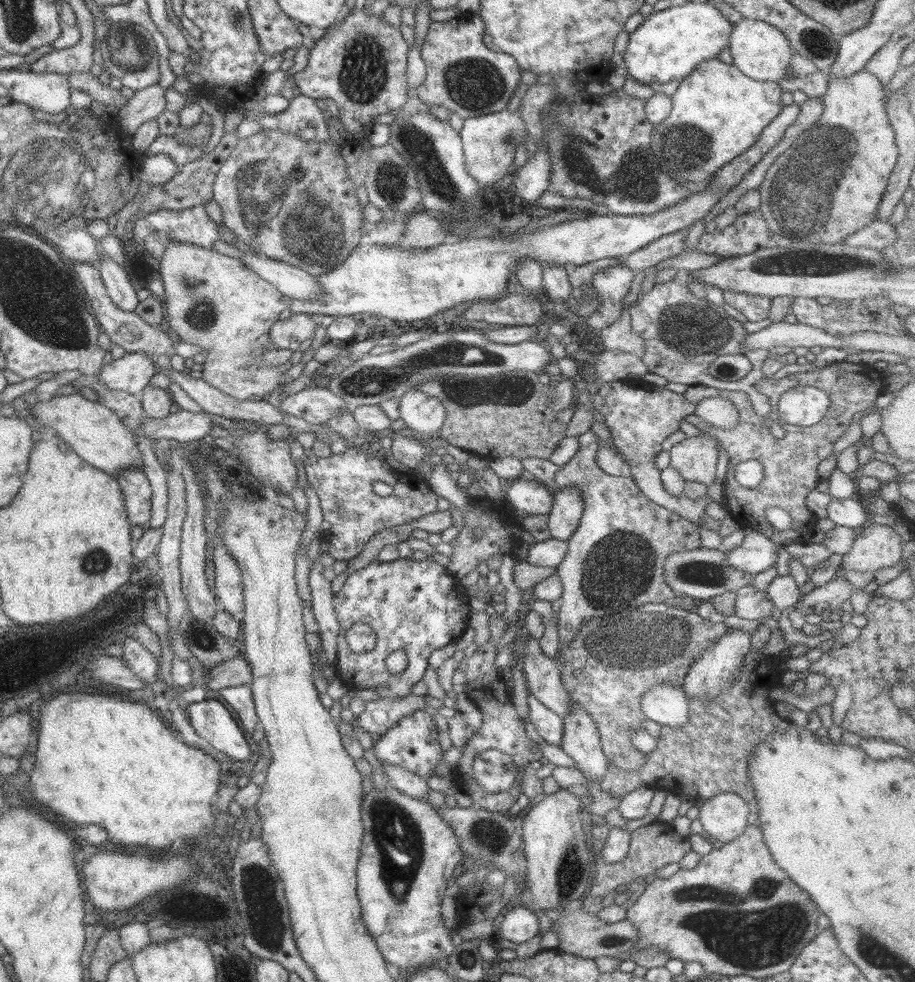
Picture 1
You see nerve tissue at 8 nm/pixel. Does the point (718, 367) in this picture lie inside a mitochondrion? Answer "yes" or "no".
yes

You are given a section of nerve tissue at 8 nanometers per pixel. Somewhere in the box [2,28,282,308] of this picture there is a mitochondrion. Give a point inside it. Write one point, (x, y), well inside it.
(42, 186)

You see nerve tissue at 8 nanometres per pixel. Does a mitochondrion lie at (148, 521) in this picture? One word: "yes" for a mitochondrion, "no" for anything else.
no

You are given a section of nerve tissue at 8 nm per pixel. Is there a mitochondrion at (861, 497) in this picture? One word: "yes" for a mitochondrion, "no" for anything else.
no

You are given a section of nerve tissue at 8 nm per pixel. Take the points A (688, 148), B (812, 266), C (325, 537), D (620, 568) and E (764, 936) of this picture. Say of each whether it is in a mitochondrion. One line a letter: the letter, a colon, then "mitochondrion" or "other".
A: mitochondrion
B: mitochondrion
C: other
D: mitochondrion
E: mitochondrion

